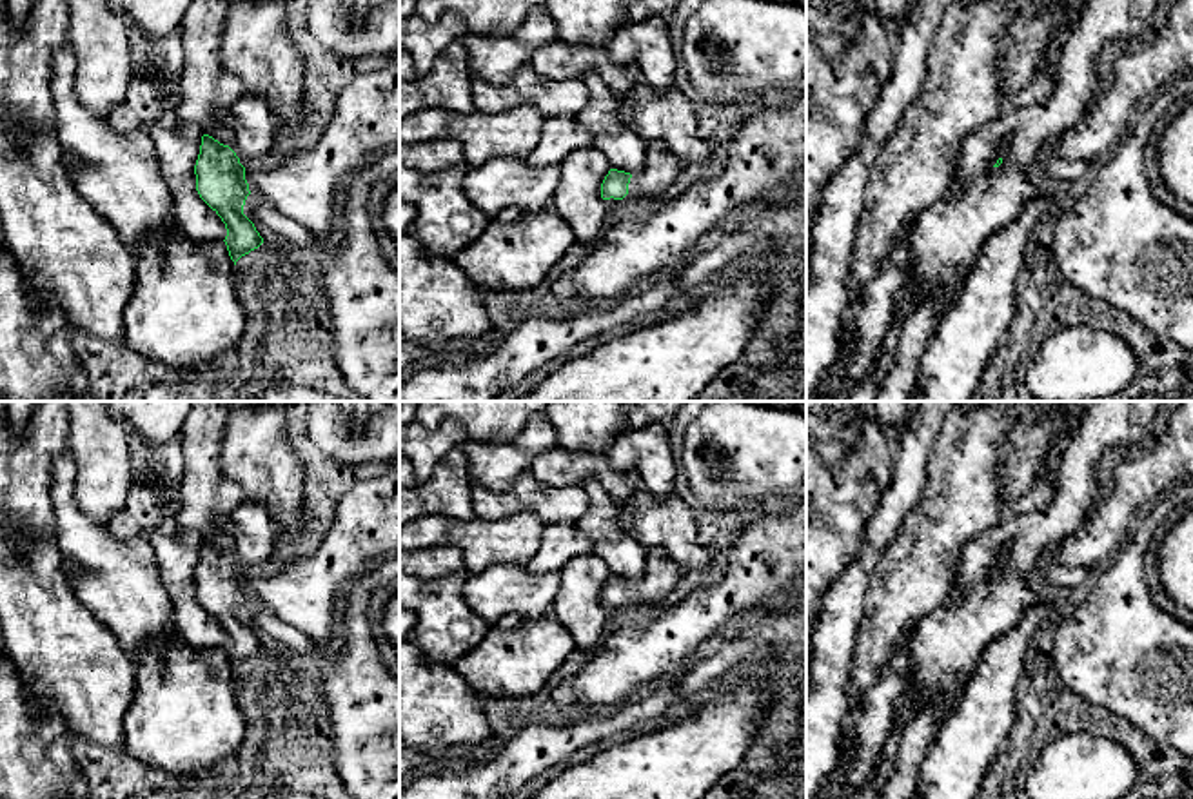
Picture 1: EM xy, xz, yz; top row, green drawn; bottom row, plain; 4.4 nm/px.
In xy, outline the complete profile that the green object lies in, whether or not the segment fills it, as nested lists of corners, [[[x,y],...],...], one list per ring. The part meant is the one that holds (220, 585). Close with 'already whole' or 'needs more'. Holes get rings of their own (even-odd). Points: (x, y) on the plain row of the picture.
[[[243,499],[222,527],[232,536],[232,547],[223,552],[203,541],[194,581],[200,605],[225,630],[223,648],[236,672],[242,663],[263,650],[254,630],[243,621],[245,607],[251,601],[245,576],[254,574],[271,559],[278,528],[267,508],[252,499]]] | needs more

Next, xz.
[[[648,550],[643,576],[634,581],[610,576],[601,590],[601,605],[608,614],[619,608],[632,608],[637,614],[659,608],[681,581],[681,574],[681,567],[668,554]]] | needs more

